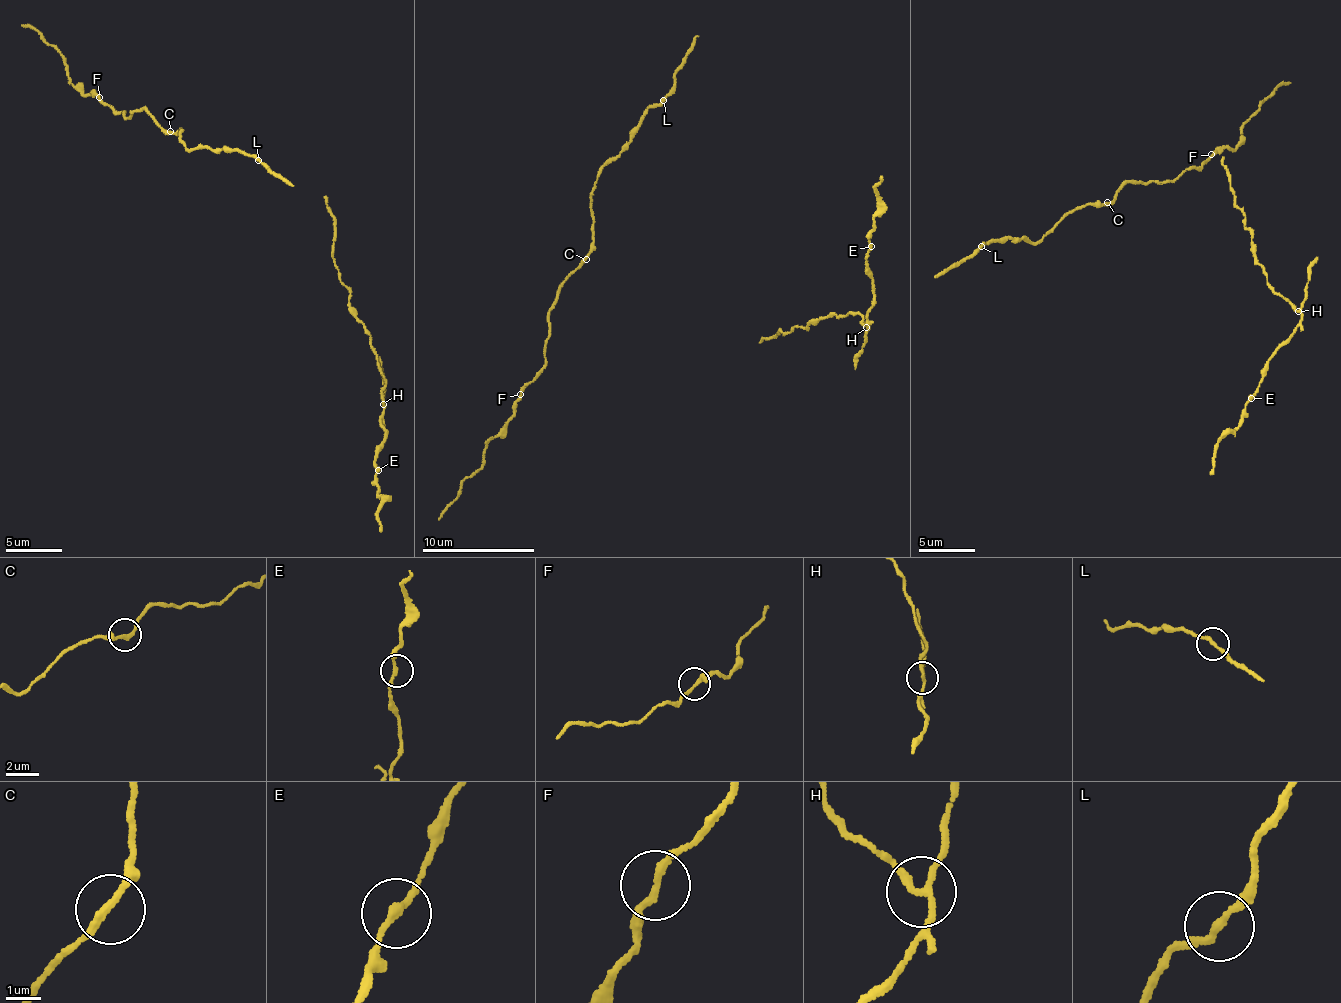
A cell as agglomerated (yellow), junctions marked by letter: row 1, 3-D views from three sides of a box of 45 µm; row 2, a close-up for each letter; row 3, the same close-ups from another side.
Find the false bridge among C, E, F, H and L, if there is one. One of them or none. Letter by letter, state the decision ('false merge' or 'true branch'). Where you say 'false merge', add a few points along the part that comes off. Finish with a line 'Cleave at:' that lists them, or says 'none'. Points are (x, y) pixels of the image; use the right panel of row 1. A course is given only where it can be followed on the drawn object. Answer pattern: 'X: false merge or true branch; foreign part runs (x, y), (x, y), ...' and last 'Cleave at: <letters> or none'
C: true branch
E: true branch
F: true branch
H: false merge; foreign part runs (1297, 311), (1268, 285), (1251, 232), (1243, 226), (1245, 217), (1236, 203), (1223, 158)
L: true branch
Cleave at: H

